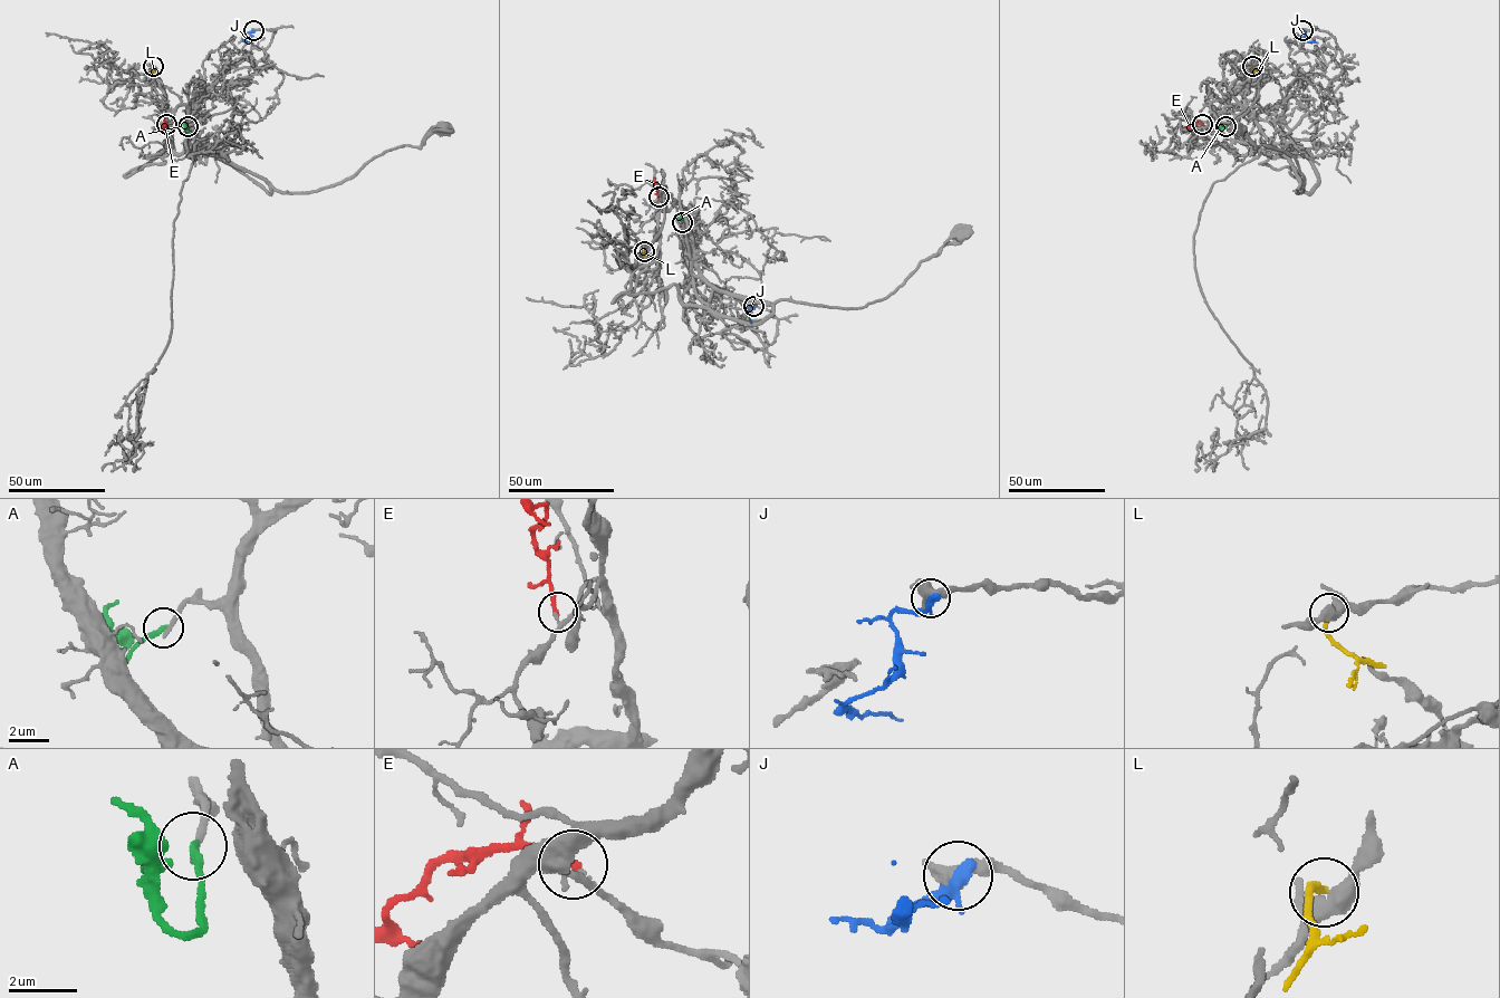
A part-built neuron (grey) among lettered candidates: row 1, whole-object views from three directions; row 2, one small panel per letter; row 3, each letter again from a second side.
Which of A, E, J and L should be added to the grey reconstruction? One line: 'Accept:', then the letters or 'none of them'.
Accept: none of them

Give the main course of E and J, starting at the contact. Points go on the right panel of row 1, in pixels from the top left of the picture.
E: (1202, 124), (1185, 126)
J: (1303, 30), (1305, 40), (1317, 42)

